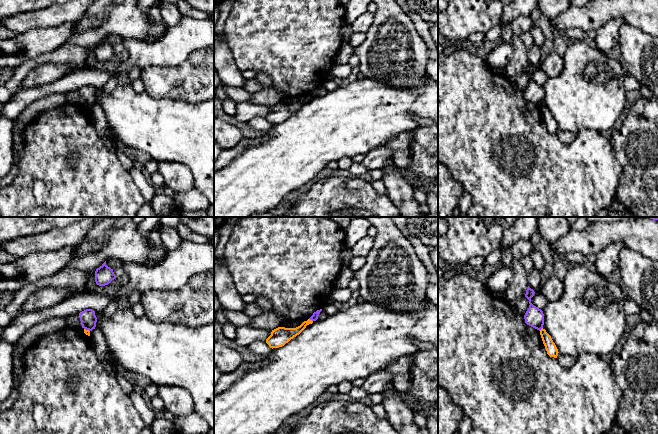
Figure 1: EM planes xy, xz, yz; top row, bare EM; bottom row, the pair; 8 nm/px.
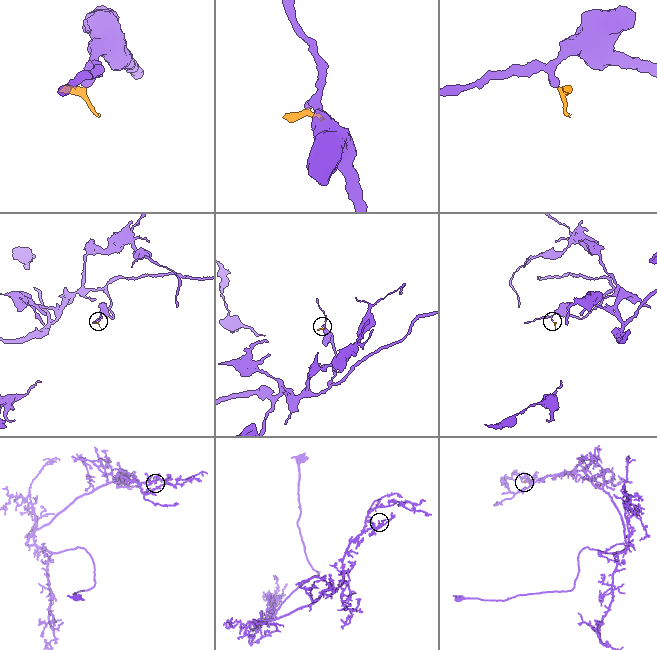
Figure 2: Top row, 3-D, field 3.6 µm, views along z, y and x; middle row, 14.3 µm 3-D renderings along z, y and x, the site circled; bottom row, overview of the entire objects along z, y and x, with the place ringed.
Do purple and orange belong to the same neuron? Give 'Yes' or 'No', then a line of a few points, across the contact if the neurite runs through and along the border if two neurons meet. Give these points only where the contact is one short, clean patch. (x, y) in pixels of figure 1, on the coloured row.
No. Line: xz (309, 318), (312, 321)

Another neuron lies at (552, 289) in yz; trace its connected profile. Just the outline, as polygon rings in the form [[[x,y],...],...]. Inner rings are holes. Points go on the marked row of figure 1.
[[[552,276],[541,286],[539,292],[546,298],[548,302],[555,302],[562,297],[563,291],[563,282]]]

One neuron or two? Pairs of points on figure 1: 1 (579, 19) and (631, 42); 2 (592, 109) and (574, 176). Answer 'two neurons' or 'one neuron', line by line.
1: two neurons
2: two neurons

